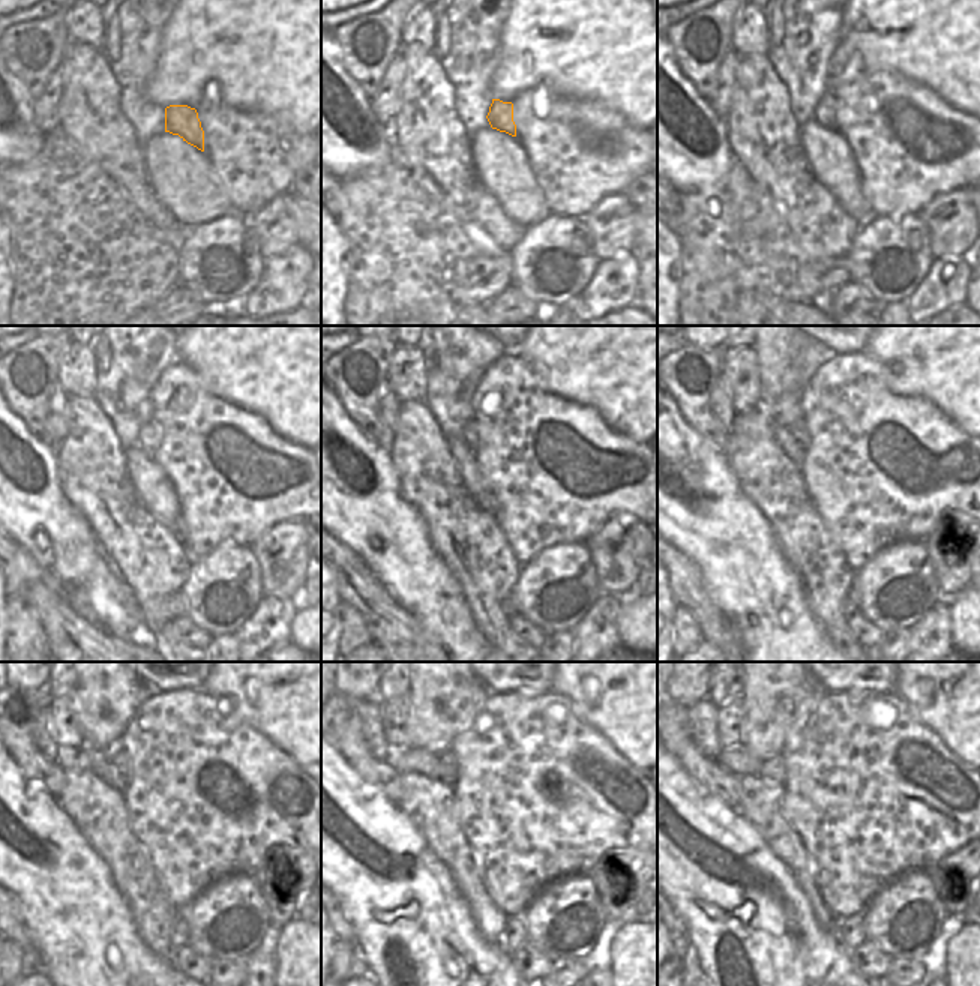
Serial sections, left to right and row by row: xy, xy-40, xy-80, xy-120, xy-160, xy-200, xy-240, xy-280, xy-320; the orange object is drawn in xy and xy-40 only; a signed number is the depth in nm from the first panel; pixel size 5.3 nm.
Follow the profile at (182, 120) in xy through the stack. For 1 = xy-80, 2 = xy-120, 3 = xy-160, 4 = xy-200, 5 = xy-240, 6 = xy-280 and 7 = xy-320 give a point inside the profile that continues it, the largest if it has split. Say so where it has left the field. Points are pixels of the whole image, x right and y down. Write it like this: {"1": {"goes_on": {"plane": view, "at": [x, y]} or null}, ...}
{"1": {"goes_on": {"plane": "xy-80", "at": [824, 114]}}, "2": {"goes_on": {"plane": "xy-120", "at": [150, 435]}}, "3": {"goes_on": {"plane": "xy-160", "at": [468, 435]}}, "4": {"goes_on": {"plane": "xy-200", "at": [799, 431]}}, "5": {"goes_on": {"plane": "xy-240", "at": [120, 761]}}, "6": {"goes_on": {"plane": "xy-280", "at": [449, 769]}}, "7": {"goes_on": {"plane": "xy-320", "at": [773, 769]}}}

